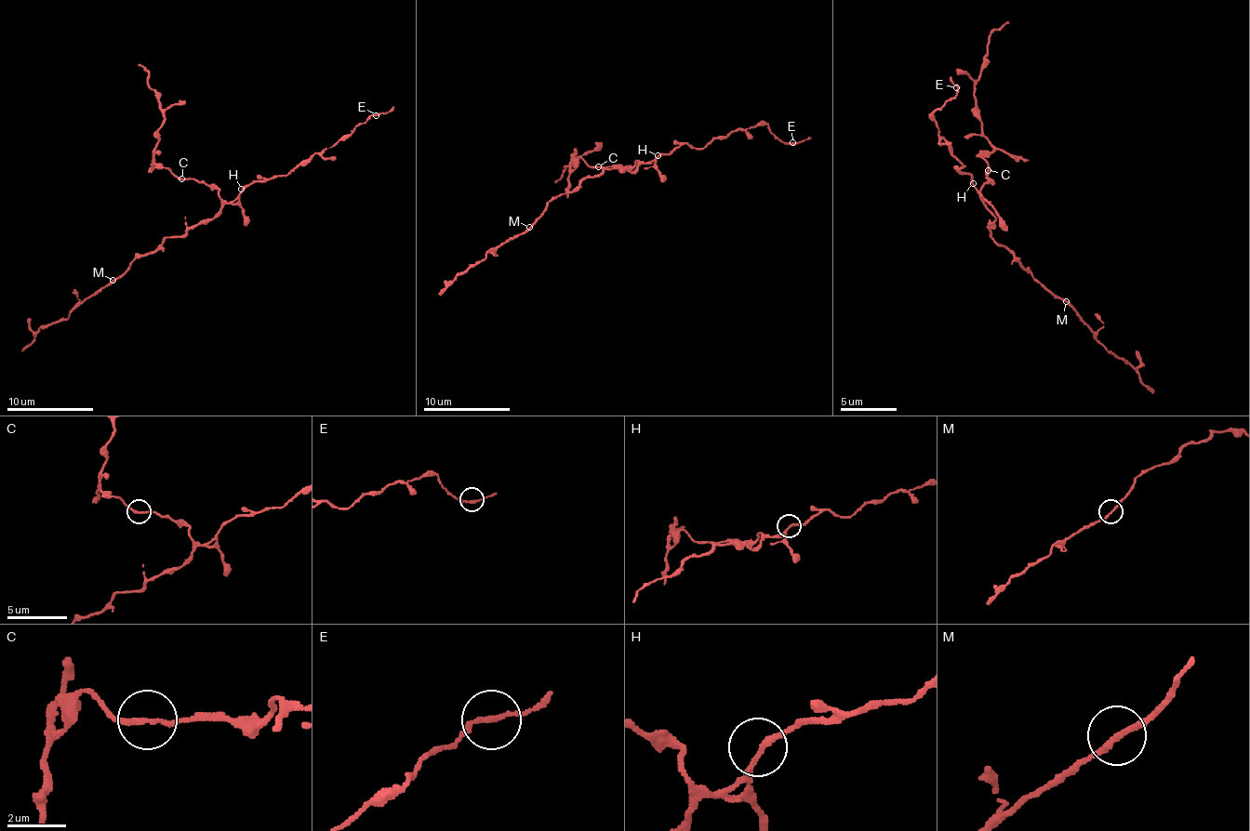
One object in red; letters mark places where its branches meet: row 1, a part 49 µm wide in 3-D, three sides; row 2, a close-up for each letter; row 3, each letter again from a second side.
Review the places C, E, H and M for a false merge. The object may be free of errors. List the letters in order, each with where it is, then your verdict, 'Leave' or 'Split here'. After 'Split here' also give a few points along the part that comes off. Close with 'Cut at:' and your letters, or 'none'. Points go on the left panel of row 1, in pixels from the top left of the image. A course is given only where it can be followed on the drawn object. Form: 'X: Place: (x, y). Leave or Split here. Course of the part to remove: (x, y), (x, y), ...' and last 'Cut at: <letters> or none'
C: Place: (181, 178). Split here. Course of the part to remove: (182, 178), (154, 161), (163, 111), (139, 65)
E: Place: (376, 115). Leave
H: Place: (241, 189). Leave
M: Place: (113, 280). Leave
Cut at: C

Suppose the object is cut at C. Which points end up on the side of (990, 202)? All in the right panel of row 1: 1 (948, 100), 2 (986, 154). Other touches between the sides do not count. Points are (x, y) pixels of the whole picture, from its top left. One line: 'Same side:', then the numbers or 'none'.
Same side: 1

